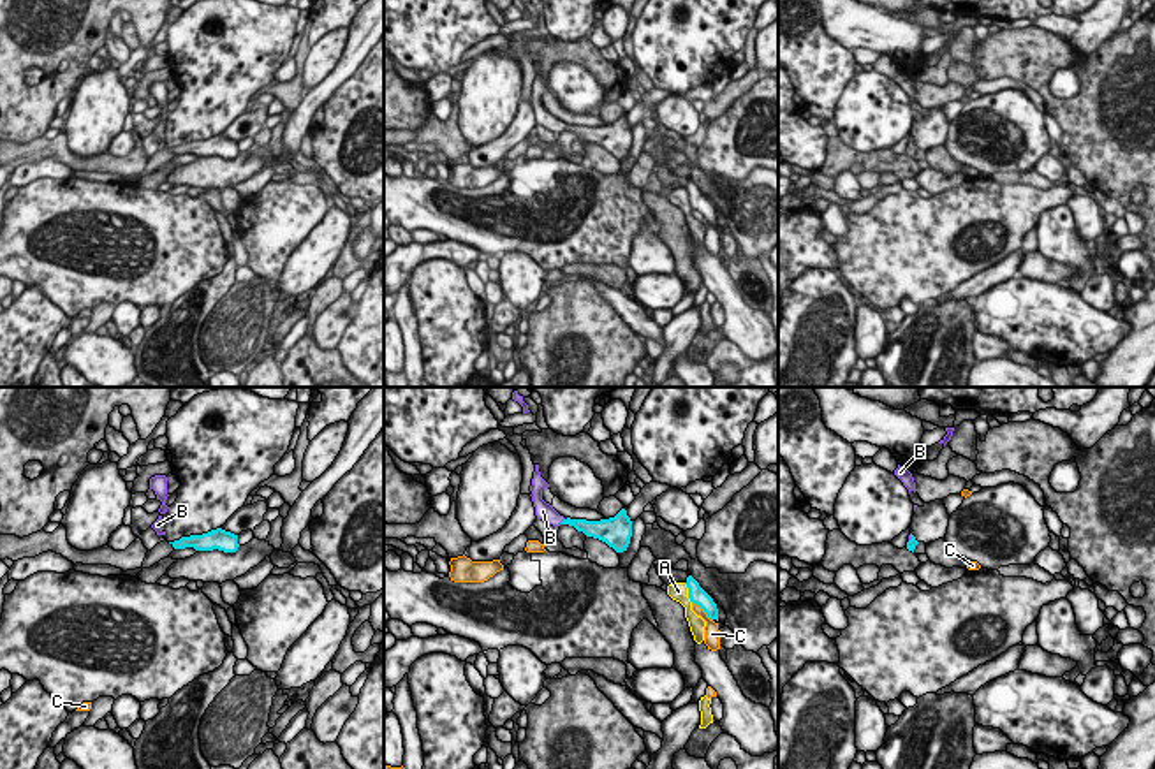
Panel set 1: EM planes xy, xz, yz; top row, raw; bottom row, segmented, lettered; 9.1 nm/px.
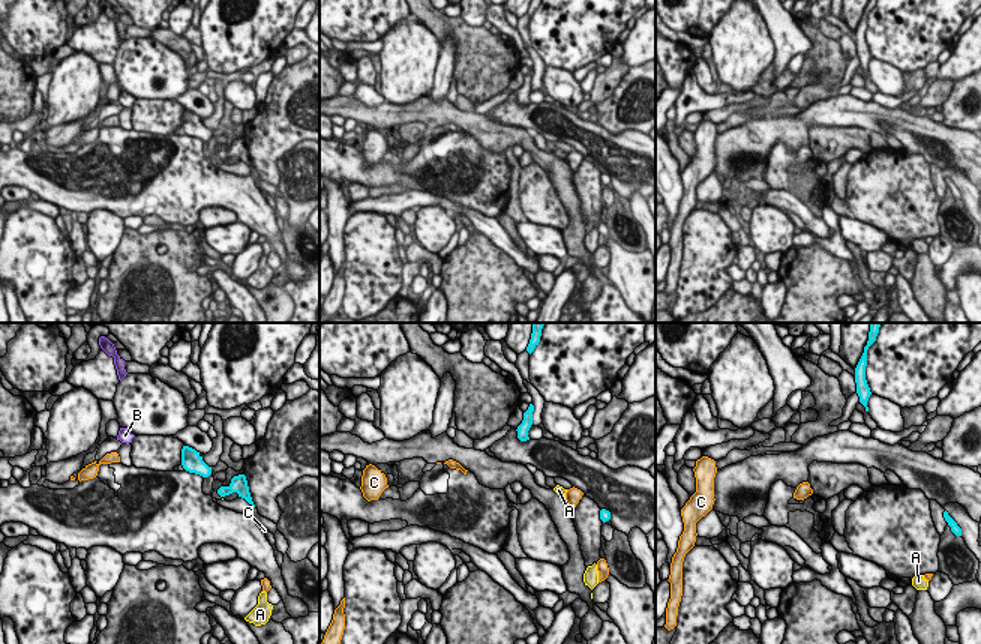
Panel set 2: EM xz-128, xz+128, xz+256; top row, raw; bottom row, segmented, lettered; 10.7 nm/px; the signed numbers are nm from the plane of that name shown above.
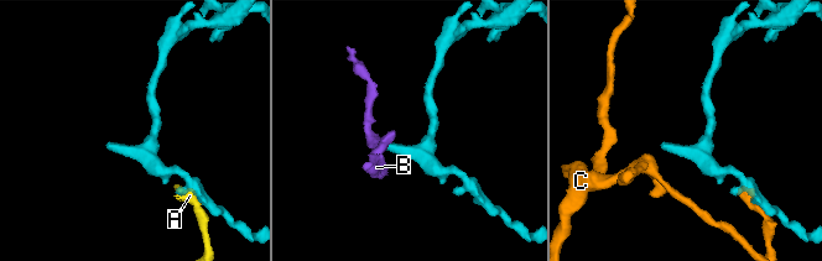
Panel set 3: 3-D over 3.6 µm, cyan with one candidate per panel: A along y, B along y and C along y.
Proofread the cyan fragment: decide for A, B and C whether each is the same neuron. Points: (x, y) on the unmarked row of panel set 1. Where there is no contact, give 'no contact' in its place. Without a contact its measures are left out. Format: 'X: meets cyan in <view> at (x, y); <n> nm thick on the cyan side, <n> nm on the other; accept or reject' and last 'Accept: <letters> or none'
A: meets cyan in xz at (689, 199); 160 nm thick on the cyan side, 170 nm on the other; reject
B: meets cyan in xz at (562, 127); 140 nm thick on the cyan side, 160 nm on the other; accept
C: meets cyan in xz at (703, 215); 160 nm thick on the cyan side, 160 nm on the other; reject
Accept: B

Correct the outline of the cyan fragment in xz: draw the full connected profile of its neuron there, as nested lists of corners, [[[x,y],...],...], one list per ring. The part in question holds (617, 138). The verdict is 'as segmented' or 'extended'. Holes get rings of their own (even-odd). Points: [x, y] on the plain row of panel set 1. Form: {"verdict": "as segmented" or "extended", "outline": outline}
{"verdict": "extended", "outline": [[[535,70],[533,84],[532,84],[532,107],[535,113],[537,125],[542,125],[553,132],[569,130],[578,137],[583,137],[586,143],[599,144],[613,153],[616,158],[627,157],[632,143],[632,127],[627,121],[627,116],[622,114],[614,123],[600,125],[600,127],[586,127],[586,125],[570,125],[560,121],[553,111],[542,106],[542,97],[549,93],[549,90],[541,83],[539,70]]]}

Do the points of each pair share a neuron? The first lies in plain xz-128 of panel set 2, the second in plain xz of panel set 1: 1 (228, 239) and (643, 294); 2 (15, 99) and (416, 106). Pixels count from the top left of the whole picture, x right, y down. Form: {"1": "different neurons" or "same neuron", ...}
{"1": "same neuron", "2": "same neuron"}

